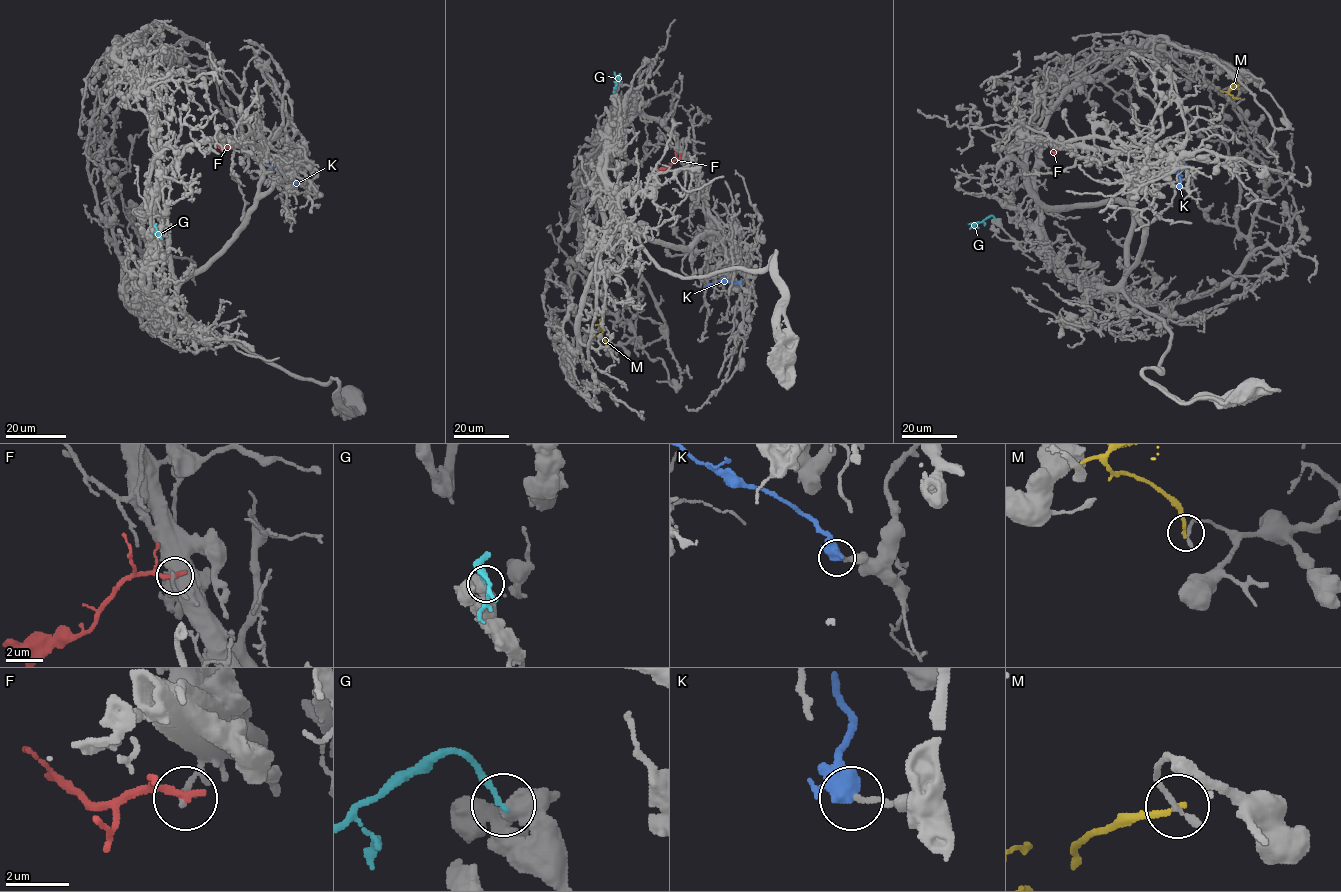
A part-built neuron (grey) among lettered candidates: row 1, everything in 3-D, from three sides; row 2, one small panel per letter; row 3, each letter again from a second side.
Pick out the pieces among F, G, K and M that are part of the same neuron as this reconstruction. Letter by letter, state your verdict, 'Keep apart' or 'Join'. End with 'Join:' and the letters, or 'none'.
F: Keep apart
G: Keep apart
K: Keep apart
M: Keep apart
Join: none

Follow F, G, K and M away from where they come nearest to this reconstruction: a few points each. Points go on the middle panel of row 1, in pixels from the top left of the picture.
F: (683, 159), (676, 159), (663, 169), (656, 169)
G: (614, 99), (620, 74)
K: (740, 284), (717, 280), (706, 286)
M: (606, 344), (594, 334), (602, 326), (598, 337)

